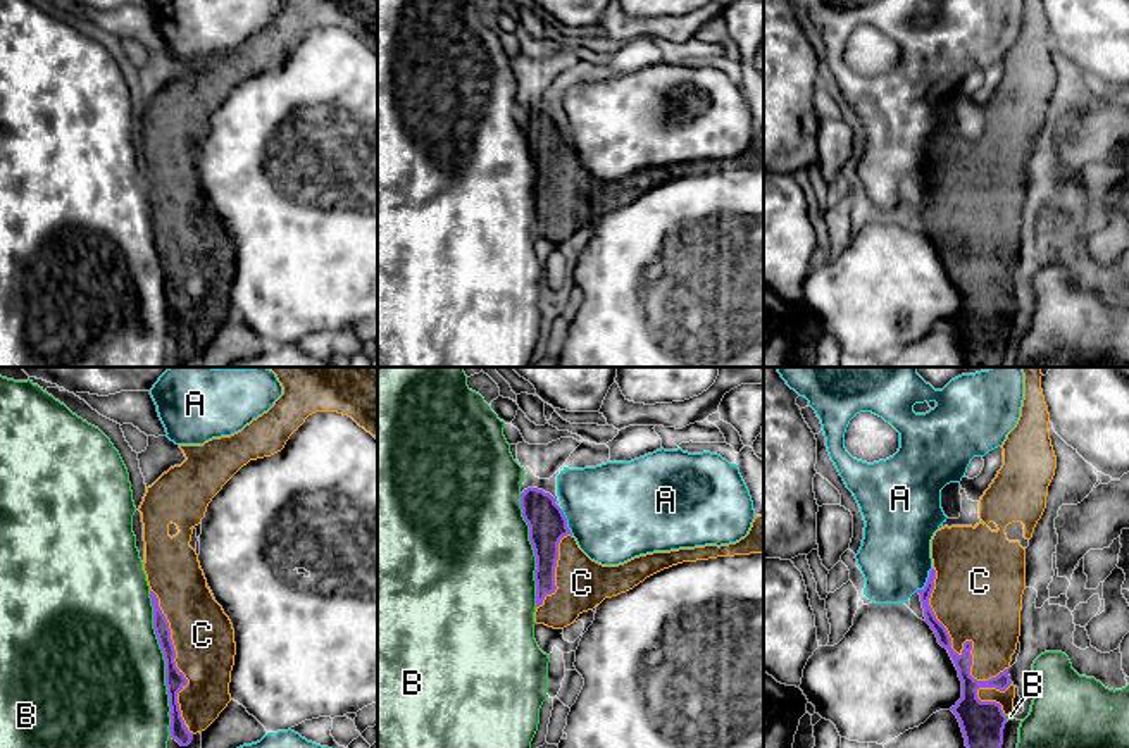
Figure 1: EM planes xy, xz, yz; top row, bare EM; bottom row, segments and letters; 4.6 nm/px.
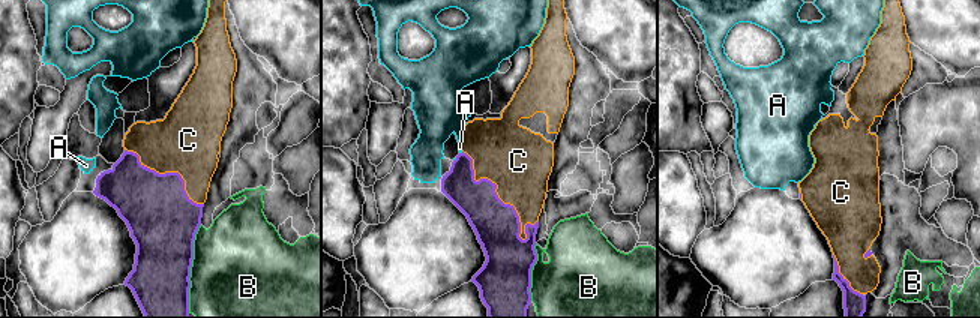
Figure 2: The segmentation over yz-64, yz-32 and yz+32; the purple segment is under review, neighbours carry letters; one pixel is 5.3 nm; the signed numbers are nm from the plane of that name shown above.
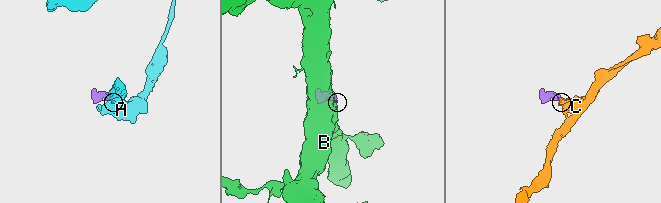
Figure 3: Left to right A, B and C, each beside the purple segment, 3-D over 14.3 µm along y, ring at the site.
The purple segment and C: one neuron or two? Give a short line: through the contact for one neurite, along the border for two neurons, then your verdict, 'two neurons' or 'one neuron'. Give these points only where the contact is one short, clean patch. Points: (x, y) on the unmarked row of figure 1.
one neuron

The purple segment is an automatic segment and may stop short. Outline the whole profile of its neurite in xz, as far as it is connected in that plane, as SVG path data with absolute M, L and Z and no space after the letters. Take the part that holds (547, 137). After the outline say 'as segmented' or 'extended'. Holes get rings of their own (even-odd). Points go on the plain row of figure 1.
M538 102L524 103L521 122L536 171L534 236L553 243L571 240L583 226L593 224L605 212L626 207L672 179L764 167L764 129L755 129L748 148L736 157L653 165L619 179L602 179L579 162L562 122L550 107Z | extended

